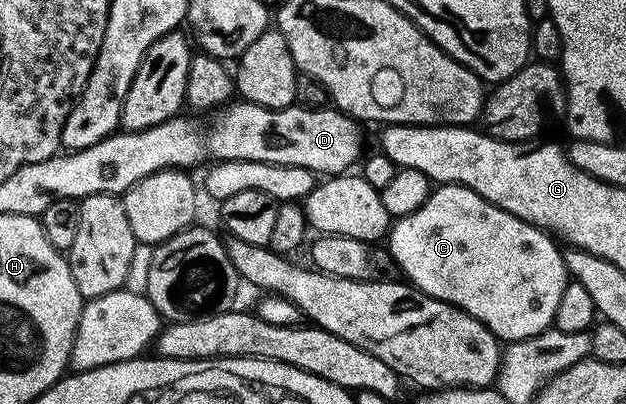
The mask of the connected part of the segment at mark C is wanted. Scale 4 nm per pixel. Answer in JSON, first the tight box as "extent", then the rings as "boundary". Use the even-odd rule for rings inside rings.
{"extent":[390,186,569,342],"boundary":[[[443,186],[432,191],[430,198],[413,215],[394,221],[390,259],[399,263],[400,270],[407,275],[404,276],[406,283],[411,287],[469,313],[500,341],[518,342],[537,338],[554,325],[562,294],[569,283],[567,272],[563,269],[563,256],[555,249],[556,241],[546,231],[500,210],[493,210],[488,216],[483,212],[474,212],[475,203],[475,193],[465,187]],[[471,224],[475,227],[475,256],[471,256]],[[471,272],[479,276],[496,276],[499,281],[492,288],[487,284],[471,284]]]}

